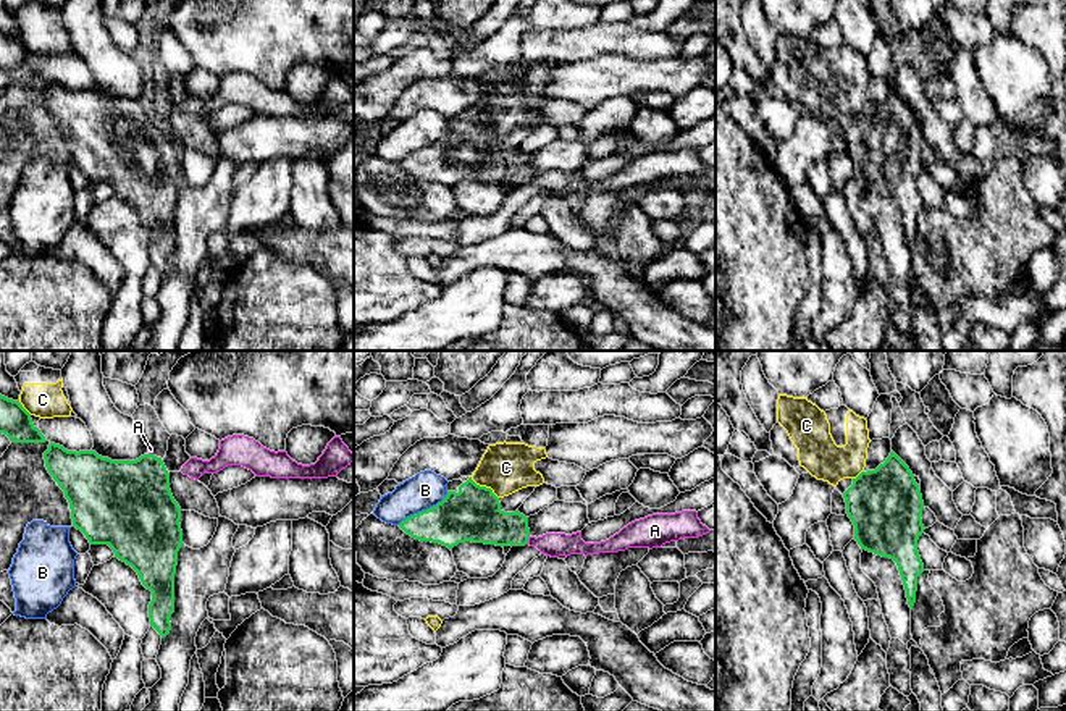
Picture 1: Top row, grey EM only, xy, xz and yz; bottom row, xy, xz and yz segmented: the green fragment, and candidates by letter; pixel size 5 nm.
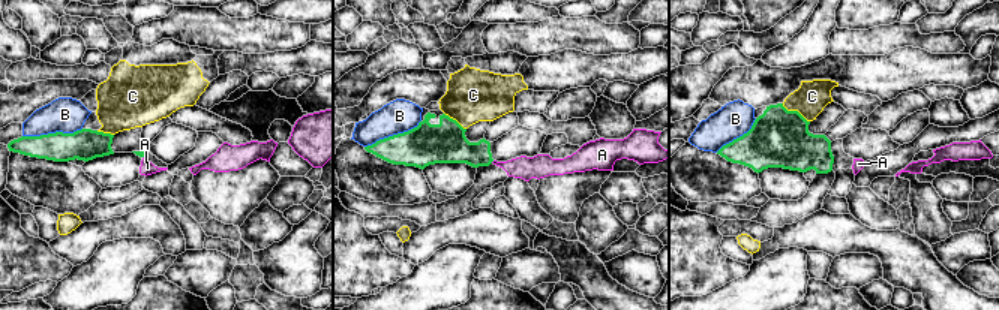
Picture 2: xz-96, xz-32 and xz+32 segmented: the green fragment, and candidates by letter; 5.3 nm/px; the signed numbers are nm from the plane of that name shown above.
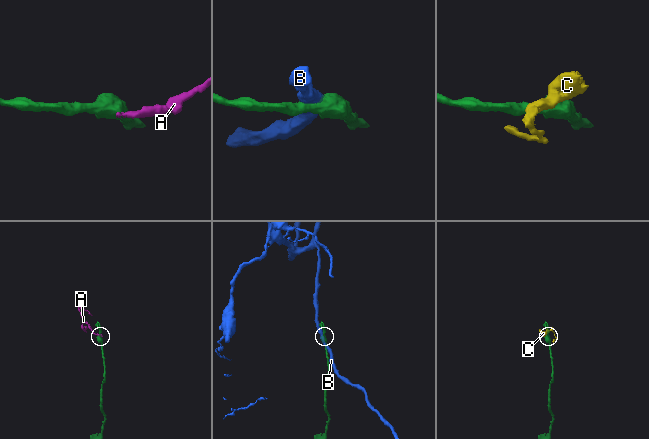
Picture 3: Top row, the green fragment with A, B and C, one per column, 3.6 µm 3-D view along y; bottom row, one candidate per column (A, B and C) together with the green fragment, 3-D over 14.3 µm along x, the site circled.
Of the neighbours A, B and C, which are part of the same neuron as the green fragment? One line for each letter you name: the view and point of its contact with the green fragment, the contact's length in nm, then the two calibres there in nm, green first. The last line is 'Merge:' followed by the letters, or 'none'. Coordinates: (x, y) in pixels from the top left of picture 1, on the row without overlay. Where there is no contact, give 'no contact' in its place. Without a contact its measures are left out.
A: contact xz (527, 178); length 50 nm; calibres 220 and 120 nm
Merge: A

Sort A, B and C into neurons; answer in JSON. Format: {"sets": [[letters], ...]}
{"sets": [["A"], ["B"], ["C"]]}

